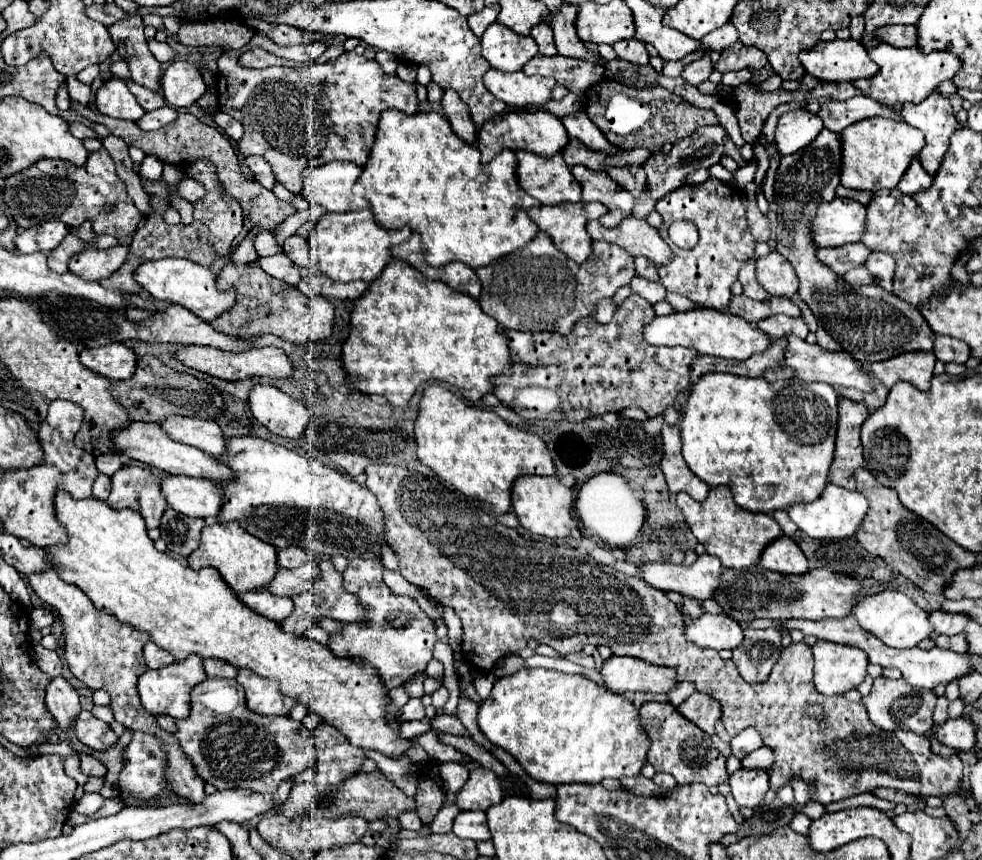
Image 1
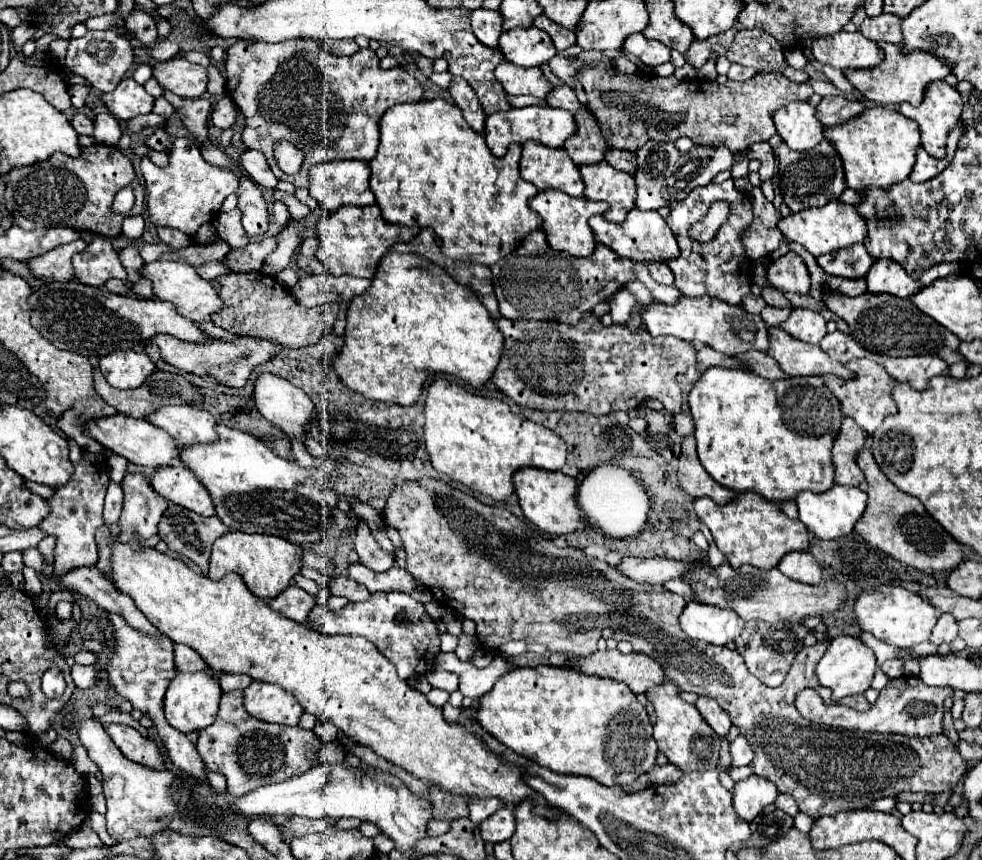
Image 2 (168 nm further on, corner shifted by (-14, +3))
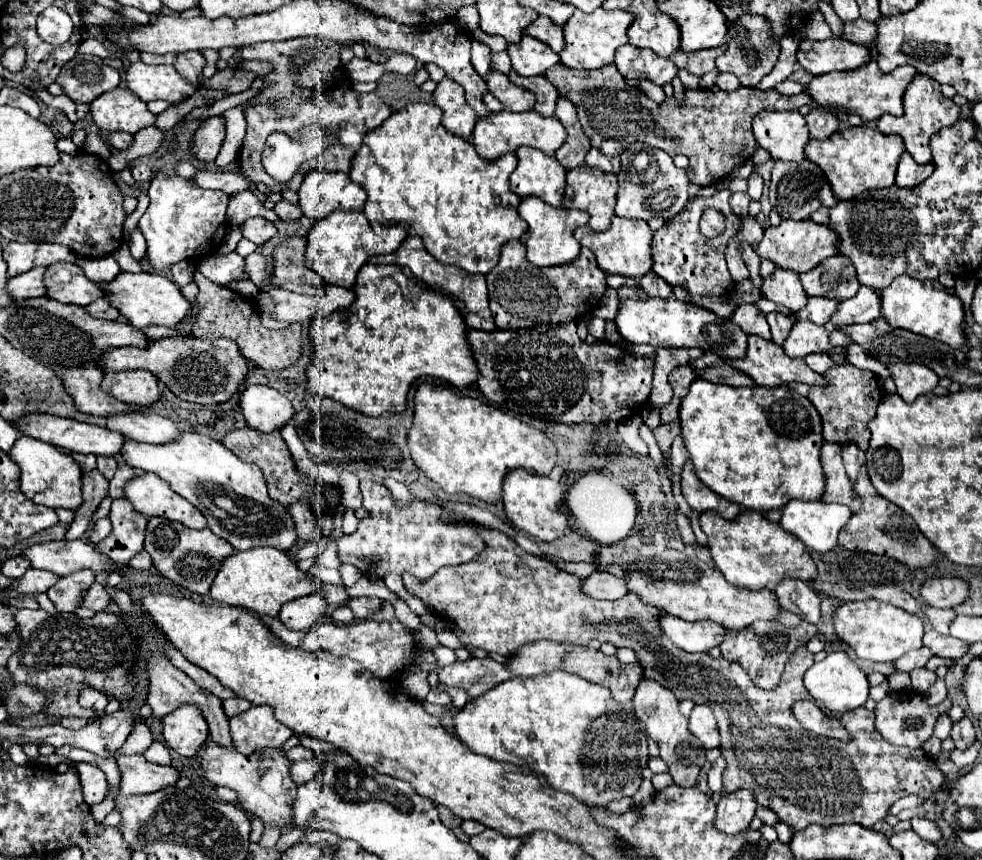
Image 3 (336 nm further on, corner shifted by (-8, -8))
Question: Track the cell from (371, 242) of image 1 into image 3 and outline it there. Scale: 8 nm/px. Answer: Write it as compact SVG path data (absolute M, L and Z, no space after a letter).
M332 211L328 217L314 223L310 235L306 237L306 265L322 275L328 285L352 287L360 267L372 255L394 253L407 237L407 231L398 225L390 223L386 227L368 225L362 211Z

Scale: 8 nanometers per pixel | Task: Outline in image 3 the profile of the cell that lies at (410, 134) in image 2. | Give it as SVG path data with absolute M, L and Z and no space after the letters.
M410 103L392 113L380 127L368 131L348 177L368 193L364 215L374 229L398 223L408 235L418 235L440 263L486 275L496 267L500 249L526 233L516 213L520 197L508 185L518 159L514 153L494 161L482 159L472 143L448 133L440 119L440 107L428 103Z

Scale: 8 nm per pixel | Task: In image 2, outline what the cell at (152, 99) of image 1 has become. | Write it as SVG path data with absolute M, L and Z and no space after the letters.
M160 96L160 98L156 98L156 102L154 102L154 110L152 110L152 112L156 112L156 114L168 118L168 116L174 112L174 106L172 106L164 96Z

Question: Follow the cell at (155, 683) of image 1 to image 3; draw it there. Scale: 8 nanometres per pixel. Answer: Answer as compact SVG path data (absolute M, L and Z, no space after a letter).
M196 705L178 707L164 717L164 741L182 757L194 757L208 739L208 725Z

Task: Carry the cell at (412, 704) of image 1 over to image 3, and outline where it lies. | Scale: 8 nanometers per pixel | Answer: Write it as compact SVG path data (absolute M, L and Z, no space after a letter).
M430 689L426 701L436 703L436 705L450 705L450 695L446 691L440 691L440 689Z

